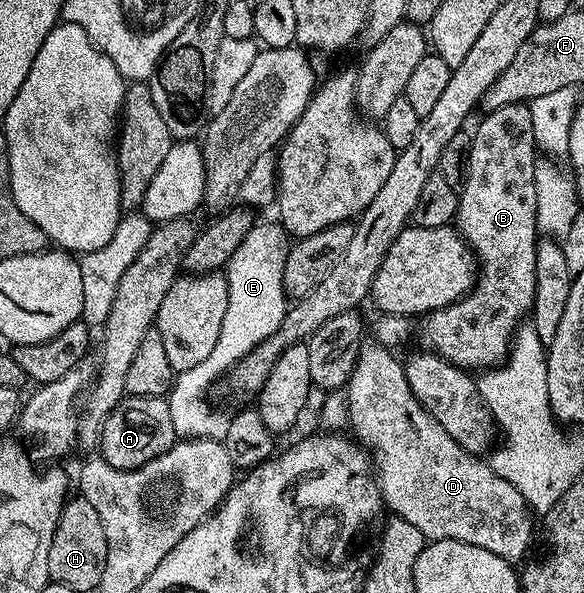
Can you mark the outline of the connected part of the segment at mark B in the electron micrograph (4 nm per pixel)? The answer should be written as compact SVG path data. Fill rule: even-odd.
M527 103L518 105L506 105L505 107L497 107L497 111L486 114L482 118L484 121L480 123L476 129L473 129L471 139L471 150L469 151L469 159L467 160L467 177L463 180L463 188L458 190L459 194L459 211L455 214L454 224L459 230L459 234L463 236L463 240L467 243L467 248L475 254L477 258L477 276L475 284L471 292L467 293L459 301L454 301L451 305L446 305L444 309L432 309L430 313L422 318L423 321L417 325L417 333L419 329L419 341L424 350L436 353L438 357L444 357L447 361L452 361L459 368L468 371L486 371L493 369L497 365L502 365L507 359L508 353L511 351L511 343L515 336L516 329L519 328L521 322L530 314L531 304L535 298L535 247L537 244L537 230L535 228L535 220L537 219L537 187L533 179L533 171L537 160L537 146L533 133L532 116L530 115L530 107Z

